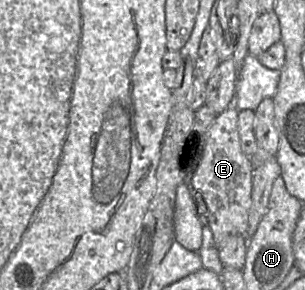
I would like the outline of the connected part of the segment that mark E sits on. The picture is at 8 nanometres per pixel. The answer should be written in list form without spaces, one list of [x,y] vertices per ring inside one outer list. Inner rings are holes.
[[[231,106],[216,116],[205,135],[202,155],[195,163],[191,185],[199,191],[207,206],[207,224],[218,247],[228,236],[247,237],[252,204],[253,172],[251,160],[242,149],[238,133],[239,110]]]

